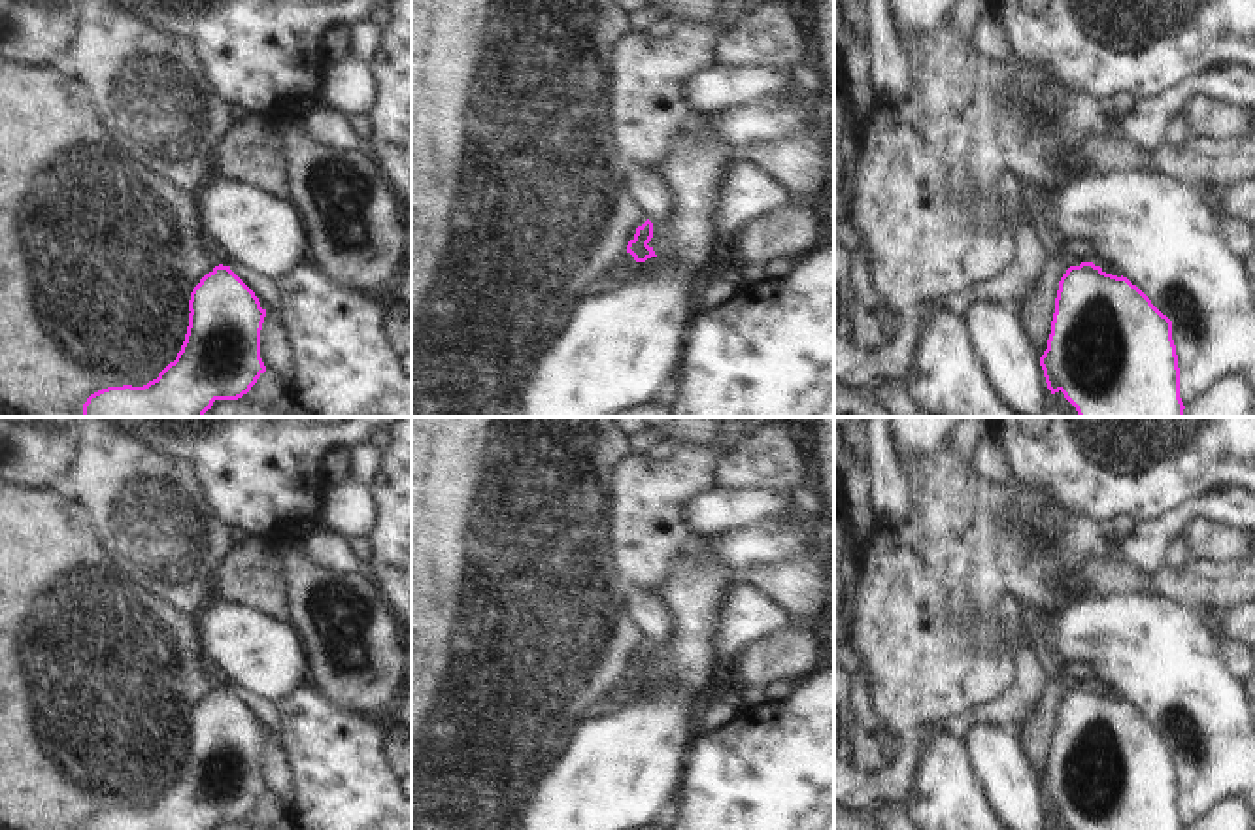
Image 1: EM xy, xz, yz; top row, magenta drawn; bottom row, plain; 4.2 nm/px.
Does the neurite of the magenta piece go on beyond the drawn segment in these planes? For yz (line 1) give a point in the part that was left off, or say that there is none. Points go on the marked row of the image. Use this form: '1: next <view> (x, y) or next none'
1: next none

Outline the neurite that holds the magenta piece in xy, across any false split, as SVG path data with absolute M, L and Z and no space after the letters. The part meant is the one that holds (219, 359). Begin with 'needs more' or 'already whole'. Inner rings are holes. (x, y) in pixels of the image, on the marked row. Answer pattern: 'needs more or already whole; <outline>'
already whole; M215 266L193 289L189 326L176 360L143 387L108 387L87 398L83 417L204 417L215 400L238 400L266 372L260 358L260 330L266 309L255 292L230 270Z

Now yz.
already whole; M1093 262L1070 266L1063 274L1040 366L1051 394L1061 390L1080 417L1183 417L1172 321L1127 277L1106 274Z

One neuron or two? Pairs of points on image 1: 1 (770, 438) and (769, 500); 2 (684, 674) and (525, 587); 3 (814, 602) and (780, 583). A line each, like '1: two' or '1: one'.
1: two
2: two
3: one

